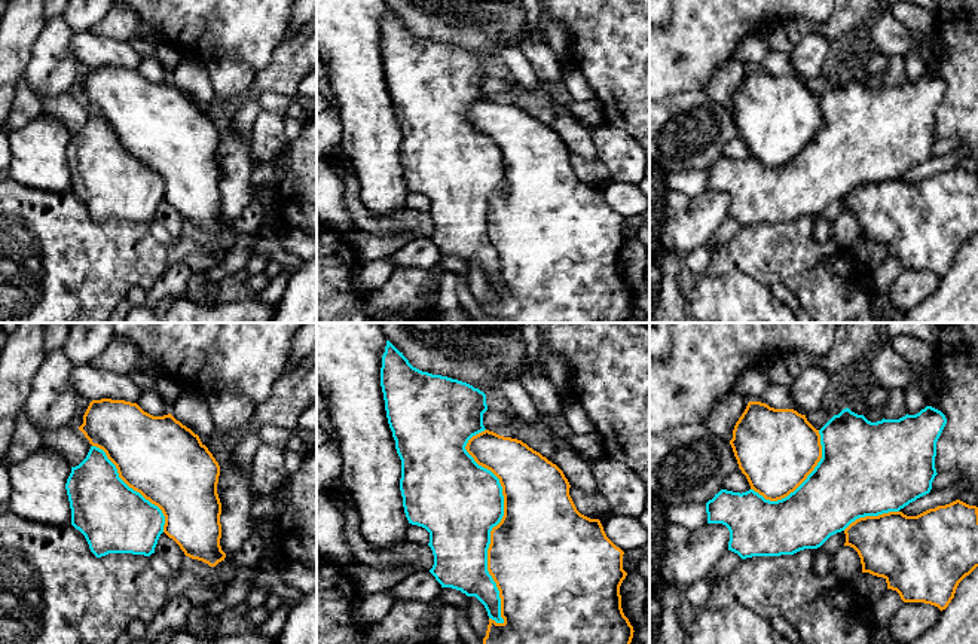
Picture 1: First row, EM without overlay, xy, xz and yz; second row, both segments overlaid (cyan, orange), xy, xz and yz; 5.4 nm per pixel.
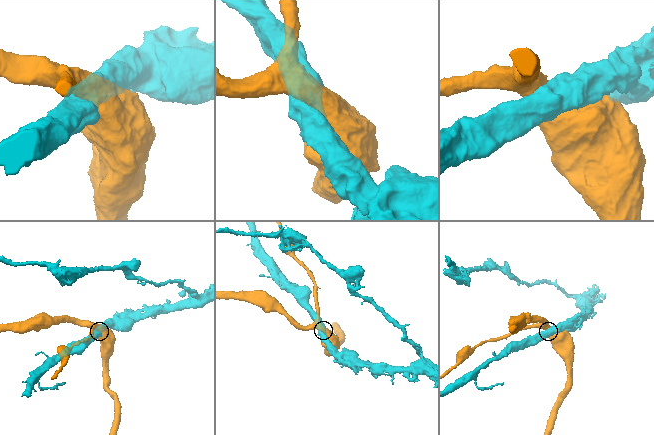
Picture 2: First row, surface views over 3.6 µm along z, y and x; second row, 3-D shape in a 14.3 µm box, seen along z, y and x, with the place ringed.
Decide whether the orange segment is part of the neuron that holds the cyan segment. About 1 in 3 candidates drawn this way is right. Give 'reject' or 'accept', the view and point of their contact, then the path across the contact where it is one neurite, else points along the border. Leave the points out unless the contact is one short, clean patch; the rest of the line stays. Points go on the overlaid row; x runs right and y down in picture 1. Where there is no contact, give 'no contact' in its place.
reject | xz (498, 522)

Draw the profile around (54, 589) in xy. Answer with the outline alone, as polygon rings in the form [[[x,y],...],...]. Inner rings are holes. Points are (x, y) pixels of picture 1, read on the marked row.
[[[9,510],[0,515],[0,644],[114,644],[132,620],[149,625],[171,595],[172,586],[153,571],[149,556],[97,558],[71,524],[37,524]]]

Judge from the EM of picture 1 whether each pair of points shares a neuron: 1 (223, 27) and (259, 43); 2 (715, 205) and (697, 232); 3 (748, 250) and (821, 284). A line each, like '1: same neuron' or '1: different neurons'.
1: same neuron
2: same neuron
3: same neuron

